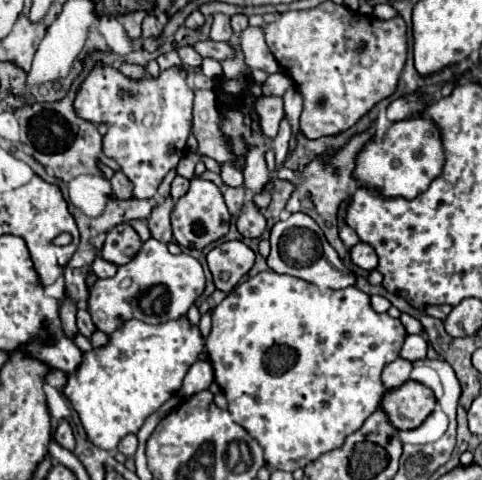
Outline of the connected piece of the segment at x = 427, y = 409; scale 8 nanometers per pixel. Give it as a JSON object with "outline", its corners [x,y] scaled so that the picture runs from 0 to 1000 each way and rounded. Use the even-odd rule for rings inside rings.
{"outline":[[[846,792],[830,808],[801,817],[793,850],[797,858],[805,858],[805,871],[813,875],[813,883],[822,883],[826,896],[855,896],[896,863],[900,838],[905,833],[892,808],[871,796]]]}

